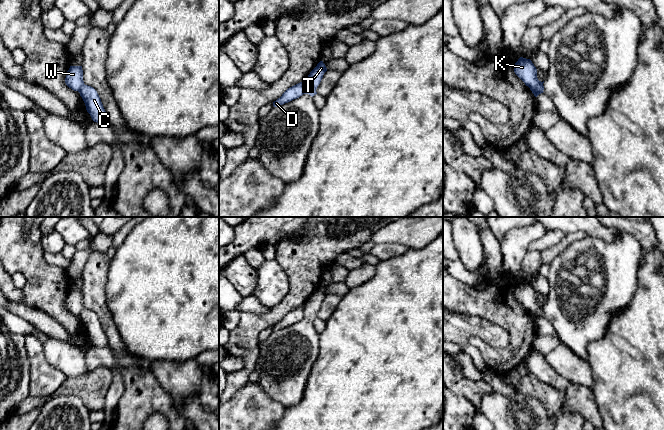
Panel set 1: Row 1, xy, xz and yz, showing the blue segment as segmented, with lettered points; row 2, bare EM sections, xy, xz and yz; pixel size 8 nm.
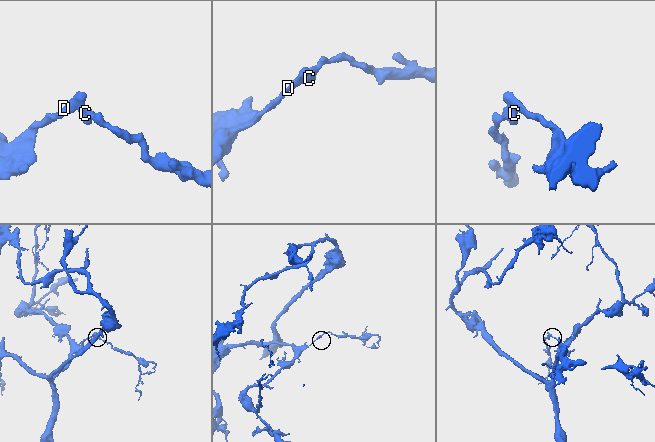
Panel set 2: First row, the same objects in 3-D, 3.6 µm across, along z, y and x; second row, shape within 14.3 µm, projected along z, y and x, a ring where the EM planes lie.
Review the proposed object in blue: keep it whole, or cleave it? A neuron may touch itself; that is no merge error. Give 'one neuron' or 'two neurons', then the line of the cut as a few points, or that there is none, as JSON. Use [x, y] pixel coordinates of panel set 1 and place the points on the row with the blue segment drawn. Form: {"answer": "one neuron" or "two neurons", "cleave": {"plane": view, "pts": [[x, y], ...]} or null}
{"answer": "two neurons", "cleave": {"plane": "xz", "pts": [[303, 81], [305, 93]]}}

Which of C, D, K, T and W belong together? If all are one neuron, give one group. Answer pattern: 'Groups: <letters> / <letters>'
Groups: C T / D K W

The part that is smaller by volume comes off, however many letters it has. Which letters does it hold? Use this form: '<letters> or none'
C, T

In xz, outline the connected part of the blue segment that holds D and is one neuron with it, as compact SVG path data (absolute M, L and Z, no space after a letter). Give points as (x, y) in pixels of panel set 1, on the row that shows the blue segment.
M304 81L288 88L280 98L273 102L274 107L281 106L305 94Z

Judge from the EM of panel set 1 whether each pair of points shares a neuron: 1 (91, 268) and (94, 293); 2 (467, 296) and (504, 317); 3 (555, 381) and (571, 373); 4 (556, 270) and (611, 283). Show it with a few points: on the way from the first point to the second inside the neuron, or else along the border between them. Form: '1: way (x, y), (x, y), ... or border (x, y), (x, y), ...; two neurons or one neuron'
1: way (94, 274), (94, 287); one neuron
2: way (476, 302), (490, 303), (495, 308); one neuron
3: border (546, 362), (570, 382); two neurons
4: way (570, 272), (583, 279), (597, 279); one neuron

